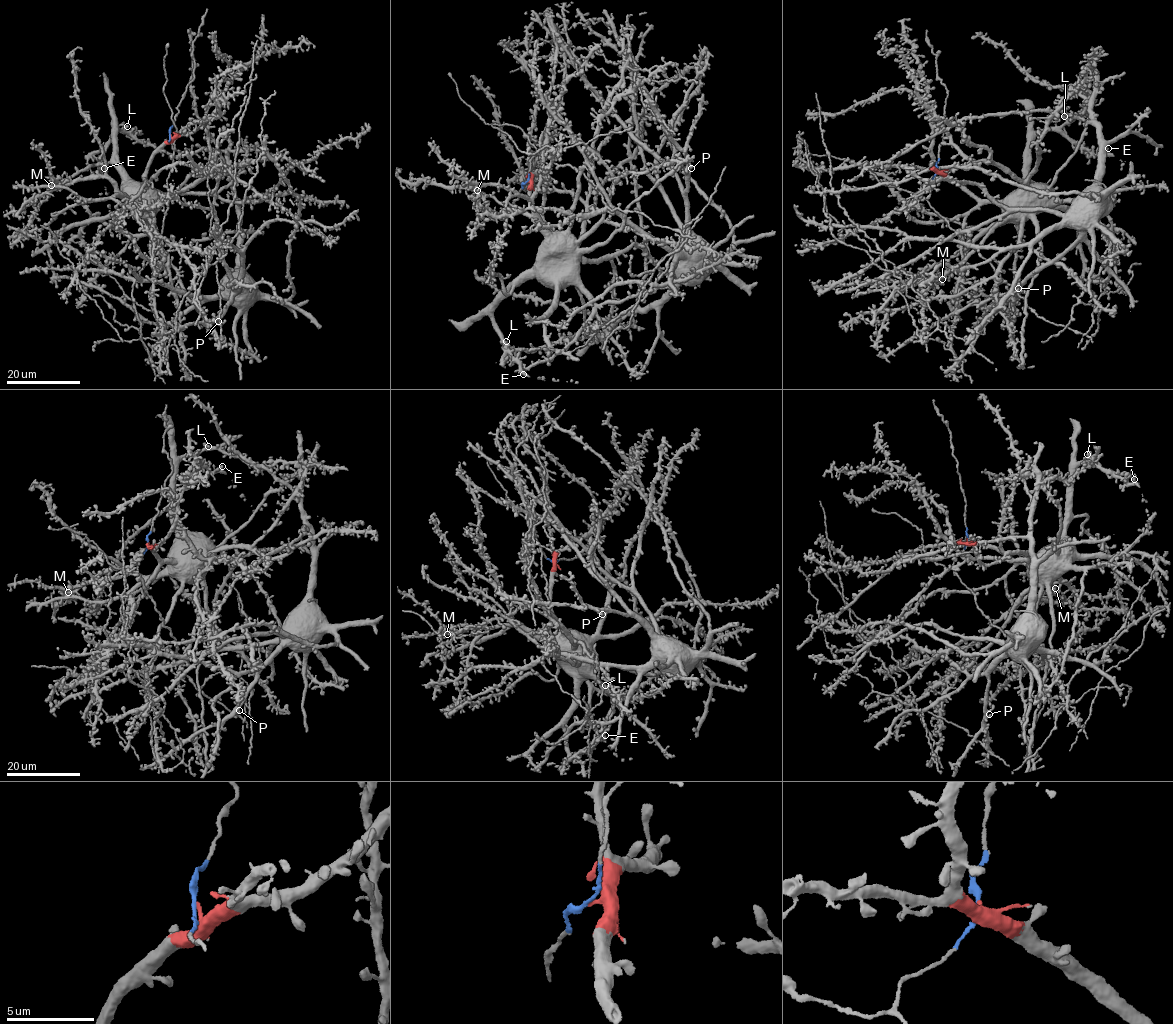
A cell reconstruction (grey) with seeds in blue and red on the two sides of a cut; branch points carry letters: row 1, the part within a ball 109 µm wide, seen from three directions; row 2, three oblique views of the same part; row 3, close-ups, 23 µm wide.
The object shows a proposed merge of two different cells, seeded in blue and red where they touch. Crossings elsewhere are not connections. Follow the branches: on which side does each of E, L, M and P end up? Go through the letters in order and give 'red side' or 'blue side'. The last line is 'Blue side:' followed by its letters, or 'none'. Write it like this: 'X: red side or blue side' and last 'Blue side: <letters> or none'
E: red side
L: red side
M: red side
P: blue side
Blue side: P

